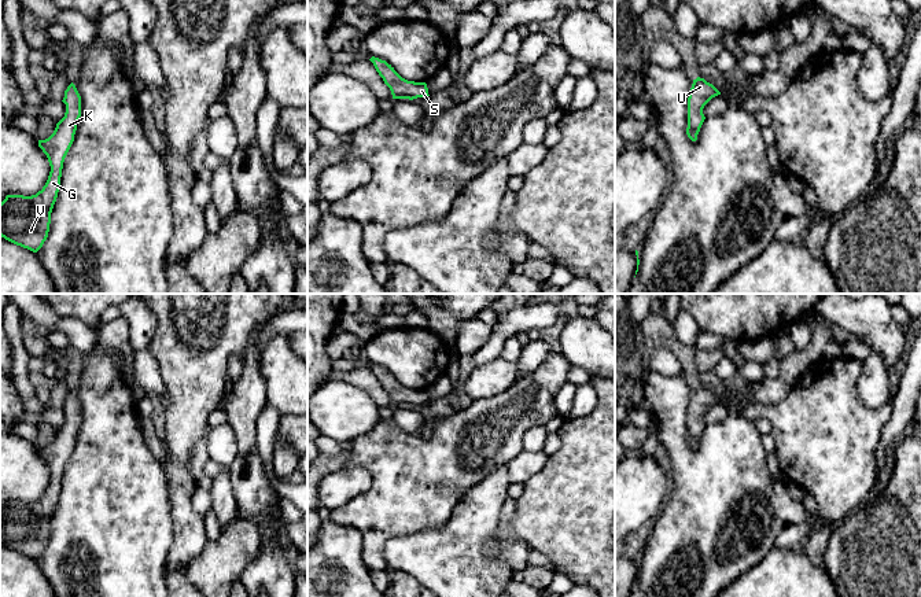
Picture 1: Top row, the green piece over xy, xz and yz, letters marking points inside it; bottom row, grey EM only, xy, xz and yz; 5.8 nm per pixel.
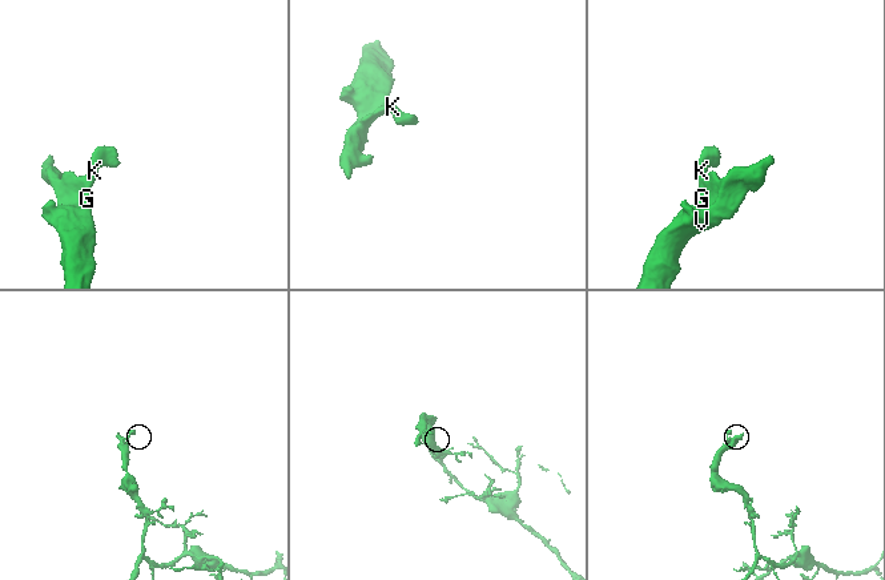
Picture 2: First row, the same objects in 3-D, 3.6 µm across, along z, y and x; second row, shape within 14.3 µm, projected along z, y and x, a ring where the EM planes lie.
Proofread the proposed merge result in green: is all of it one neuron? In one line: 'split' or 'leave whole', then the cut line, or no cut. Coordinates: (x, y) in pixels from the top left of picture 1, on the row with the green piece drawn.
leave whole | no cut

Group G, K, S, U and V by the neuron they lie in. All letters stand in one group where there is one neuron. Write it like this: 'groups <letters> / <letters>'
groups G K S U V

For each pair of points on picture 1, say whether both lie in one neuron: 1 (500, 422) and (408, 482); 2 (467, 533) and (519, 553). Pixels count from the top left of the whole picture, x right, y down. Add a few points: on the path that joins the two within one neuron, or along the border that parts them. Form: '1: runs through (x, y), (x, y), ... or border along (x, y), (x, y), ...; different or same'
1: runs through (476, 441), (431, 475); same
2: border along (500, 513), (496, 537), (498, 557), (512, 572); different

